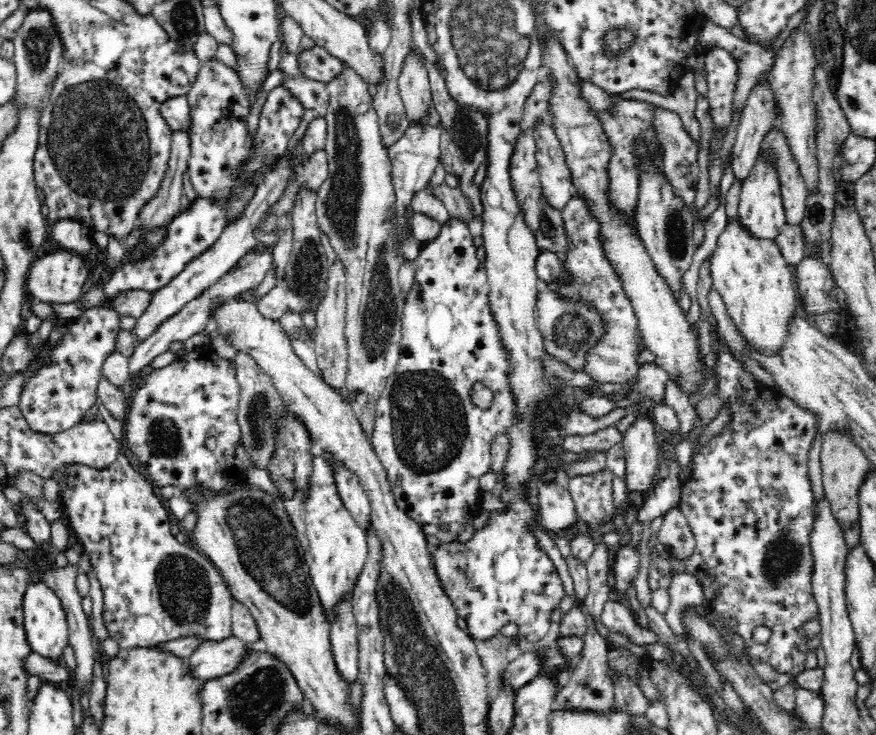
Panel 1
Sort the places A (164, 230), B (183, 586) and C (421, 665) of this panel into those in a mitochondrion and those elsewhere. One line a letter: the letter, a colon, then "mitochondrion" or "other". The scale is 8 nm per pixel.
A: other
B: mitochondrion
C: mitochondrion

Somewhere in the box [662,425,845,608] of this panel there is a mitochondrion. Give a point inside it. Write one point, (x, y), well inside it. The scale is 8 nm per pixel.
(782, 562)

